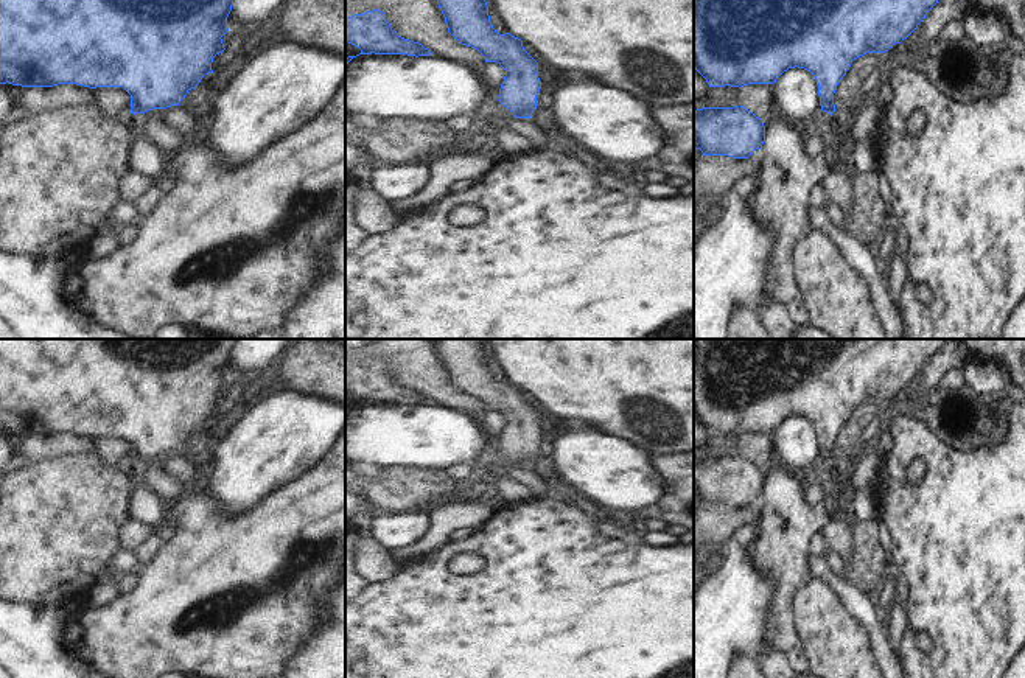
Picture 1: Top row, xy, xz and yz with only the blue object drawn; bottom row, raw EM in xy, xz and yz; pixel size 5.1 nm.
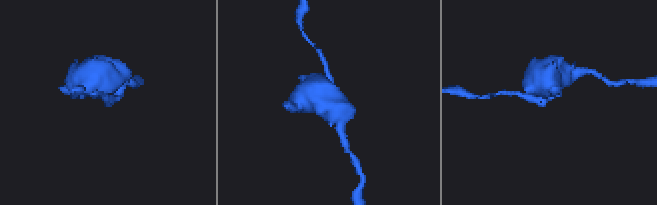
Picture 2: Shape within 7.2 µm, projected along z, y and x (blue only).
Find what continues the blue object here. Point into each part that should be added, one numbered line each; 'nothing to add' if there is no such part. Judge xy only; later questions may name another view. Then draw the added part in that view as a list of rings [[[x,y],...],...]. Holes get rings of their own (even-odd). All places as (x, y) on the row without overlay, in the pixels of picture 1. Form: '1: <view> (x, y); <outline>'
nothing to add

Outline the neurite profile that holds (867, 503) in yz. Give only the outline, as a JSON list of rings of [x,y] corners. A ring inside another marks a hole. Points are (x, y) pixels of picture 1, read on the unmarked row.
[[[863,488],[855,493],[855,512],[863,519],[880,519],[880,501],[876,488]]]

